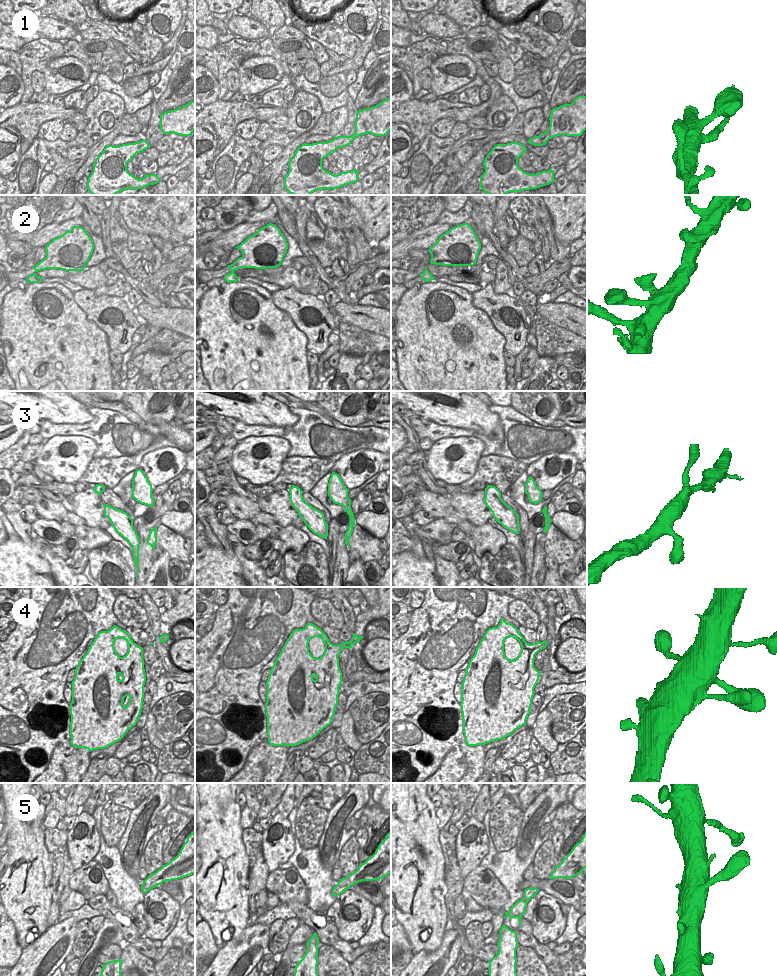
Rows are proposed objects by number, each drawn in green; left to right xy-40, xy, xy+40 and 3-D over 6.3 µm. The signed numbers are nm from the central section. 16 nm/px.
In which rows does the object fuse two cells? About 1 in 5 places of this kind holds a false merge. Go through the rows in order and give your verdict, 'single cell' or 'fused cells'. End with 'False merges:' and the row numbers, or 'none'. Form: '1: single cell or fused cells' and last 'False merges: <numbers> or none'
1: single cell
2: single cell
3: single cell
4: single cell
5: single cell
False merges: none

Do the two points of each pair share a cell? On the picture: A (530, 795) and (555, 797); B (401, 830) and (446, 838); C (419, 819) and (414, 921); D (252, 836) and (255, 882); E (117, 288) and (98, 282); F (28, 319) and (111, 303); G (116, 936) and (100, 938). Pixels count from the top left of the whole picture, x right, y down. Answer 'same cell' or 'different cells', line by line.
A: different cells
B: different cells
C: same cell
D: same cell
E: same cell
F: different cells
G: same cell

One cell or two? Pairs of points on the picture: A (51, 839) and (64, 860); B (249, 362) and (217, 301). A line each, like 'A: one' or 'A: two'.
A: one
B: one

